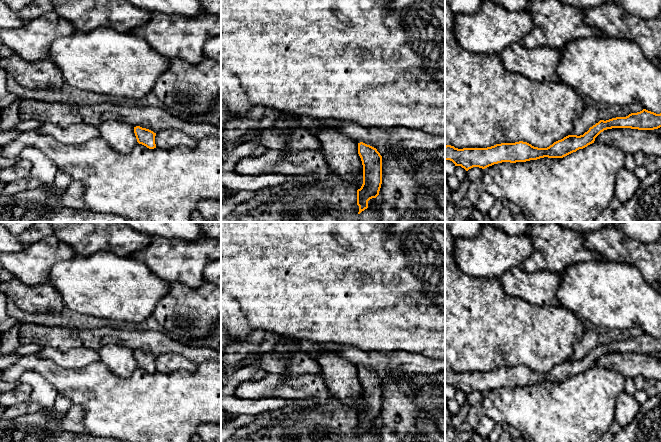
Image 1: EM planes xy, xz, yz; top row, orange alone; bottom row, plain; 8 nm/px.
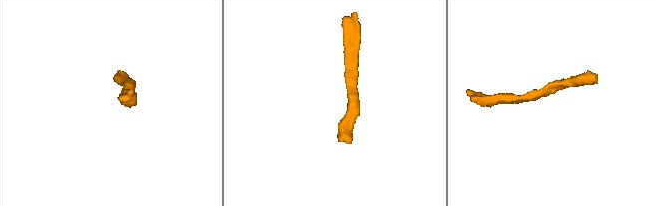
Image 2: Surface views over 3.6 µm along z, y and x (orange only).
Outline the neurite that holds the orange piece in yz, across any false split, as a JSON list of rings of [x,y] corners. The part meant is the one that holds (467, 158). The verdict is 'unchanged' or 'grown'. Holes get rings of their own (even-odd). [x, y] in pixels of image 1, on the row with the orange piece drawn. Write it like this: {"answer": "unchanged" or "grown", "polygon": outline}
{"answer": "unchanged", "polygon": [[[643,109],[626,117],[600,120],[583,135],[568,135],[554,142],[547,148],[534,147],[523,141],[501,143],[487,148],[458,149],[451,145],[445,146],[445,160],[452,161],[466,171],[473,167],[485,169],[502,162],[526,162],[540,158],[563,158],[579,149],[594,143],[595,138],[604,130],[612,128],[631,128],[638,130],[654,130],[661,127],[661,113]]]}

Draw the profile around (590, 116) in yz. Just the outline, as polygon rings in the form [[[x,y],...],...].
[[[589,105],[584,108],[583,114],[574,121],[574,127],[571,135],[583,135],[590,127],[600,121],[599,111],[595,105]]]

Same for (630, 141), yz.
[[[612,128],[601,132],[594,143],[615,146],[625,154],[642,152],[646,156],[661,157],[661,135],[653,130]]]

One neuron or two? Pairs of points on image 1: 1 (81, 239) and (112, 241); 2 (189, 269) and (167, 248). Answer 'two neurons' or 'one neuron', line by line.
1: one neuron
2: one neuron

